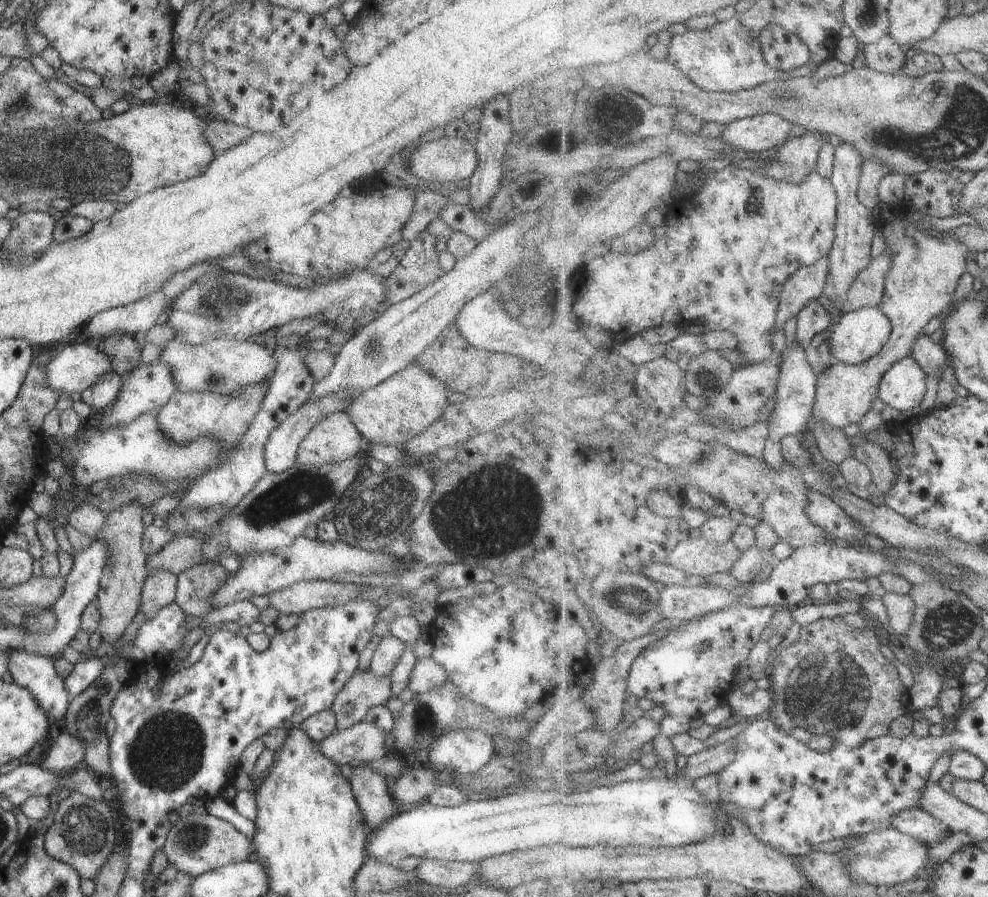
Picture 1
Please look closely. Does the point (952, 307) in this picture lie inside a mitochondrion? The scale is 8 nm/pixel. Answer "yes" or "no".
no

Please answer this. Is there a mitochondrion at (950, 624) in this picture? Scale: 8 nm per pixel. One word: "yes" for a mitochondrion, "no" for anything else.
yes

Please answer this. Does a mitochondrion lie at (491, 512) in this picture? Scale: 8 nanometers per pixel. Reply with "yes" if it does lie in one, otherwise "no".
yes

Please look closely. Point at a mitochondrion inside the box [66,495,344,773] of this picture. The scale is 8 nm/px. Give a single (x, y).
(90, 711)

